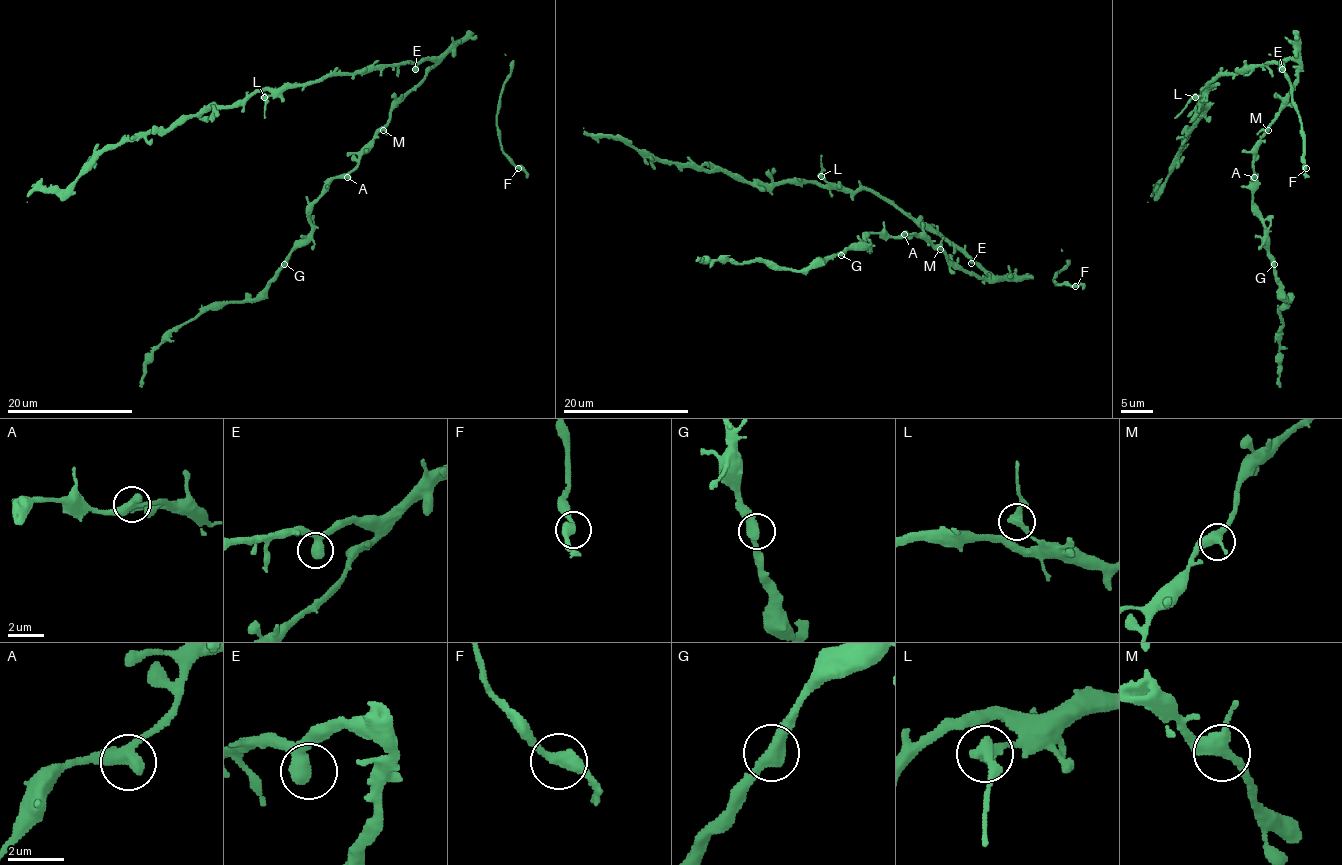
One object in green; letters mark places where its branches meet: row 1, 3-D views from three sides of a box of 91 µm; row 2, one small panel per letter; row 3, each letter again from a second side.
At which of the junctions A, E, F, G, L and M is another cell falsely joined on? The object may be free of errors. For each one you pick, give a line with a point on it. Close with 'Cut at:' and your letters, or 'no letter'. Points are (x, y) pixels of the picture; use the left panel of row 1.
L: Place: (264, 97)
Cut at: L

